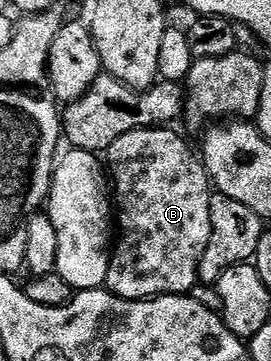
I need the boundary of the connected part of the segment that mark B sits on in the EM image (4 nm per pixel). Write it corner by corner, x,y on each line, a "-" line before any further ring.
167,126
133,130
129,134
121,134
121,138
117,138
117,142
113,142
113,146
109,146
105,153
105,164
109,169
110,183
113,185
113,204
117,209
117,239
113,244
105,287
114,296
120,296
126,300
154,300
156,296
186,296
192,291
191,287
194,284
200,283
199,263
205,254
205,246
209,246
209,238
211,237
213,185
211,177
207,175
207,170
203,167
202,159
197,155
196,149
194,152
177,133
171,131
175,130

